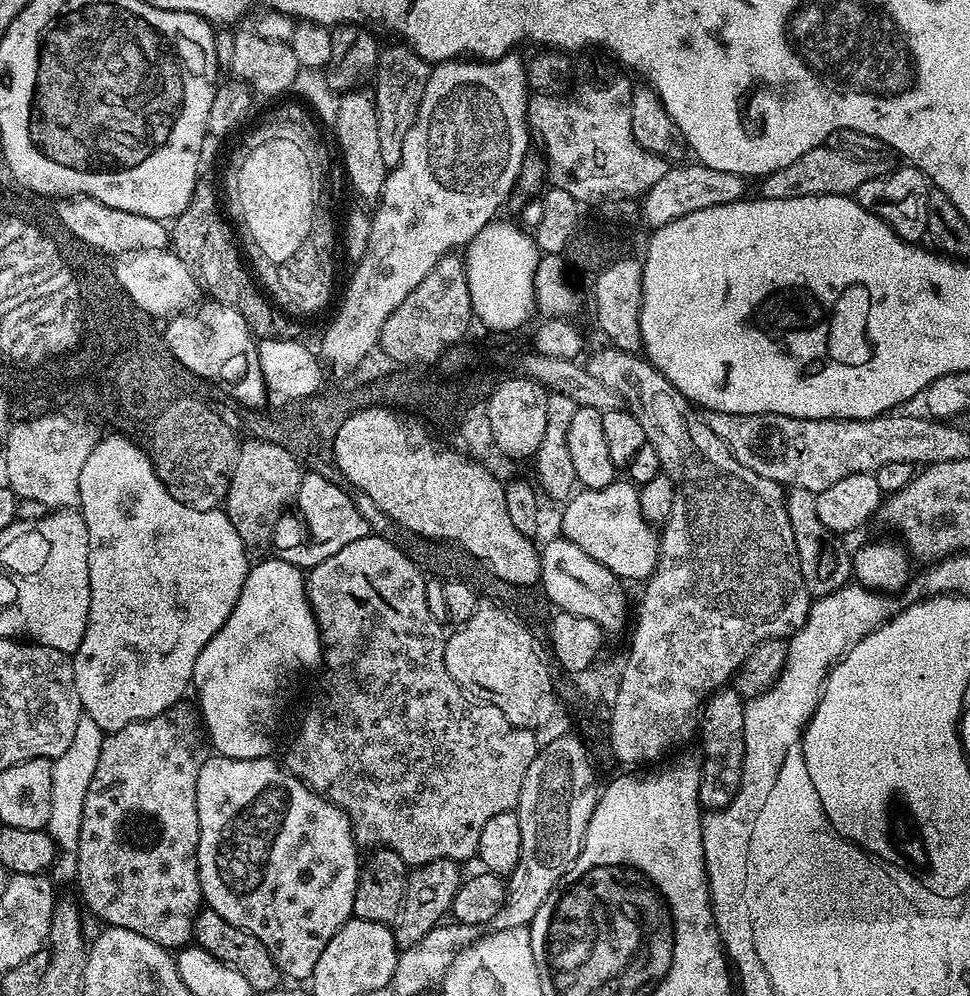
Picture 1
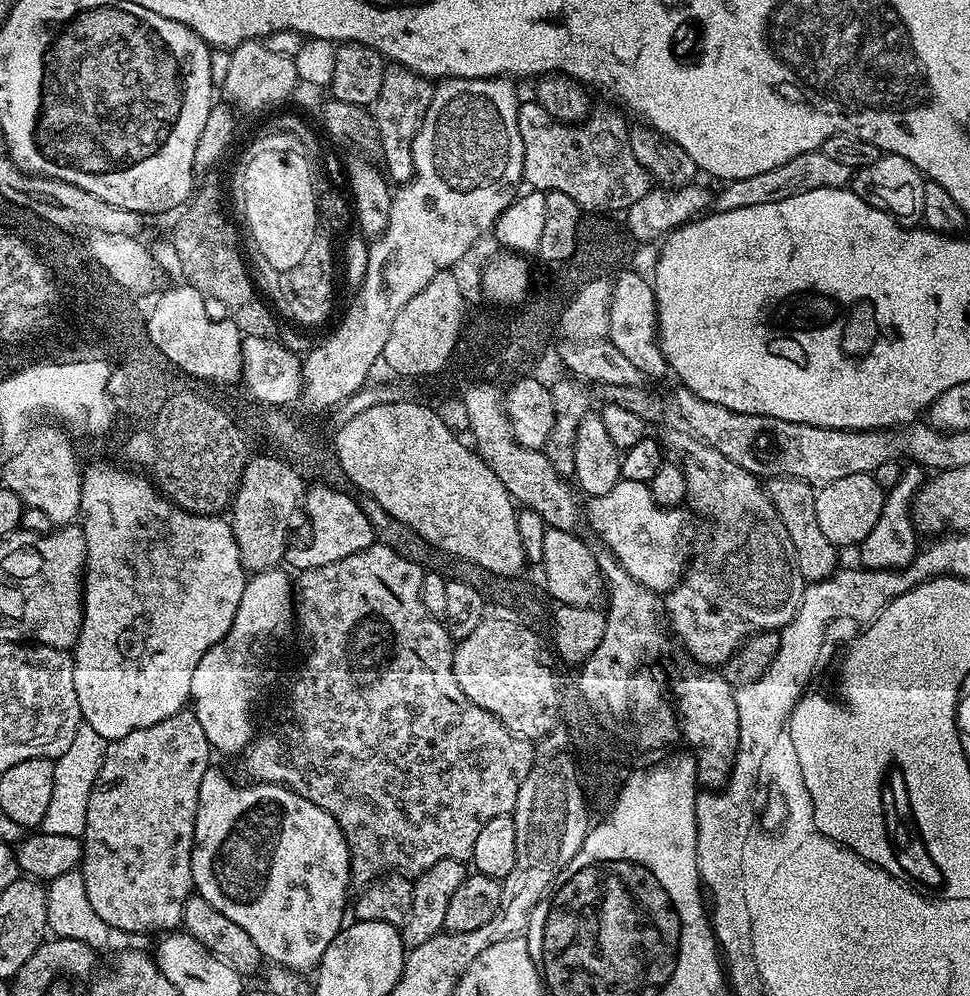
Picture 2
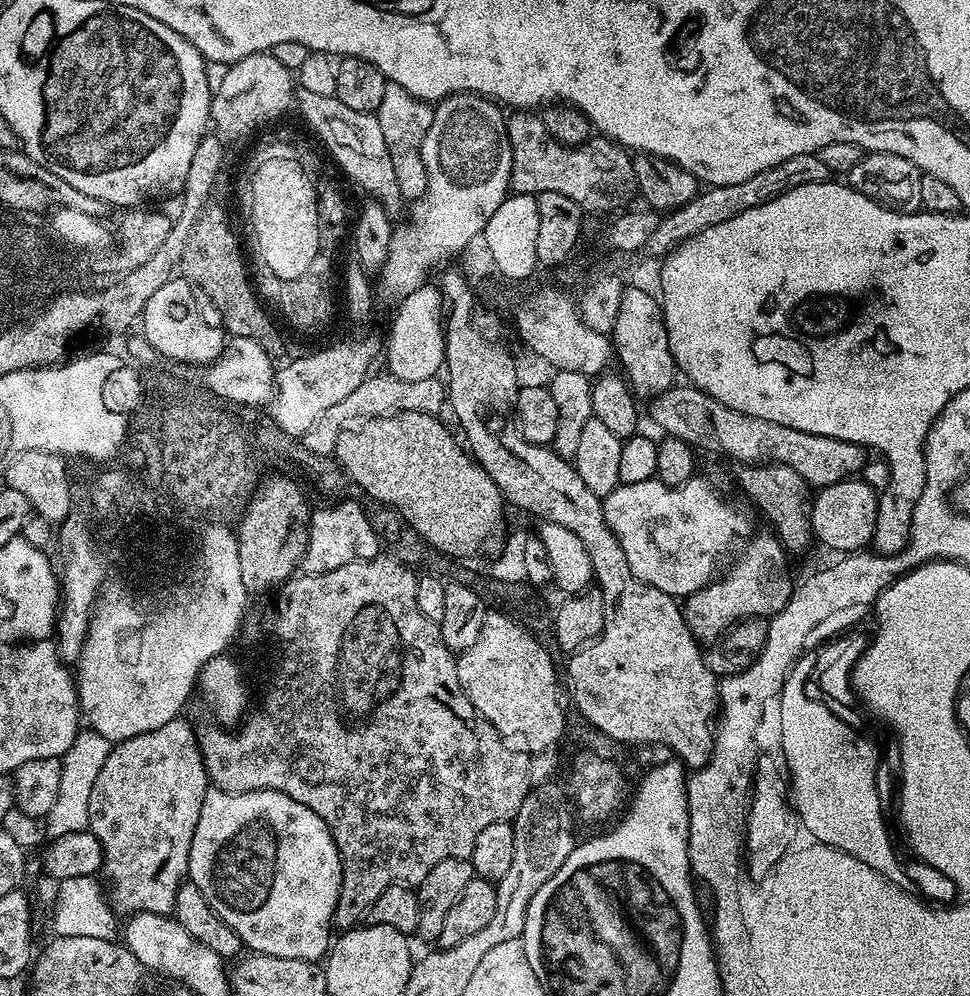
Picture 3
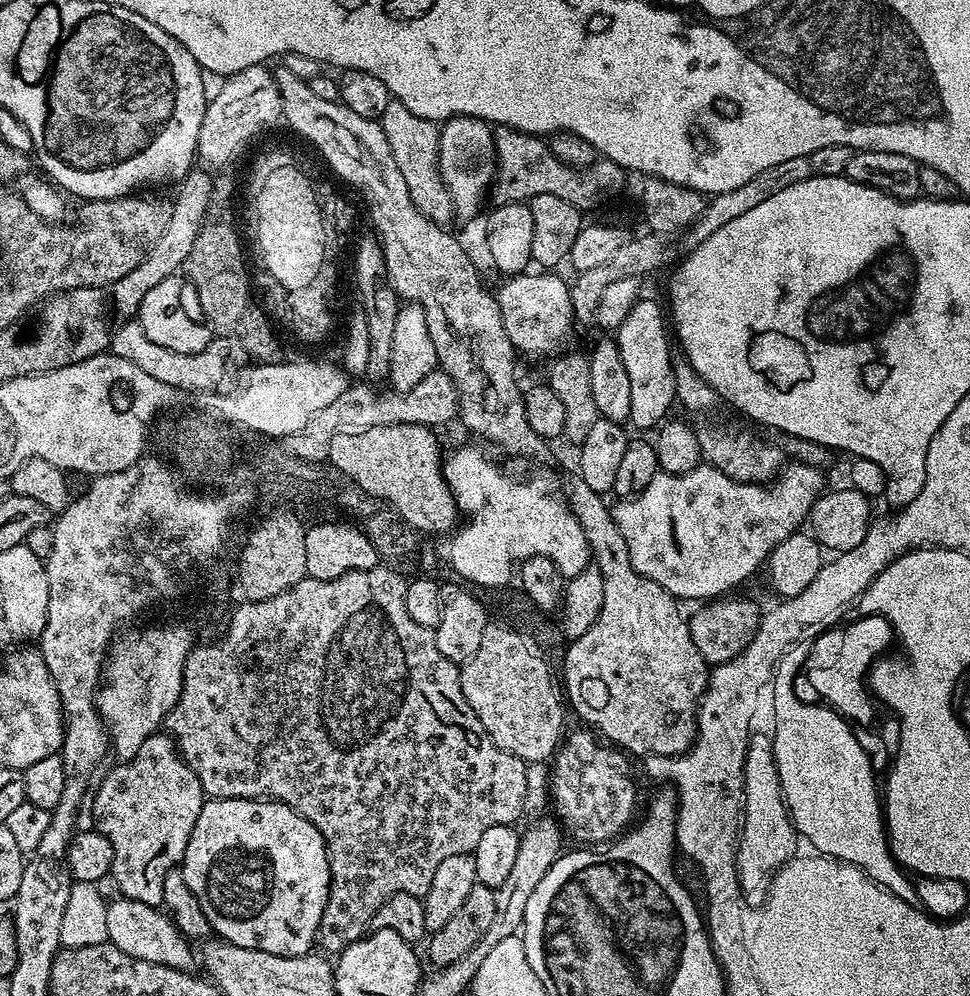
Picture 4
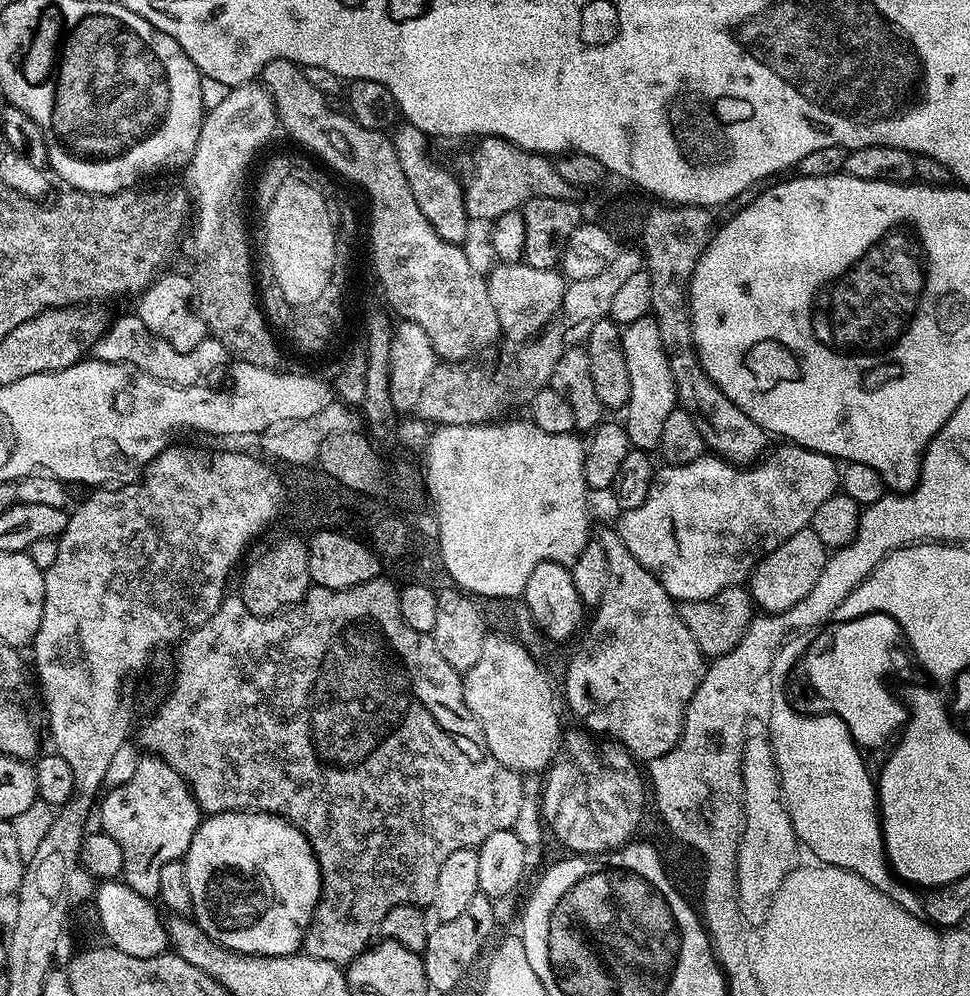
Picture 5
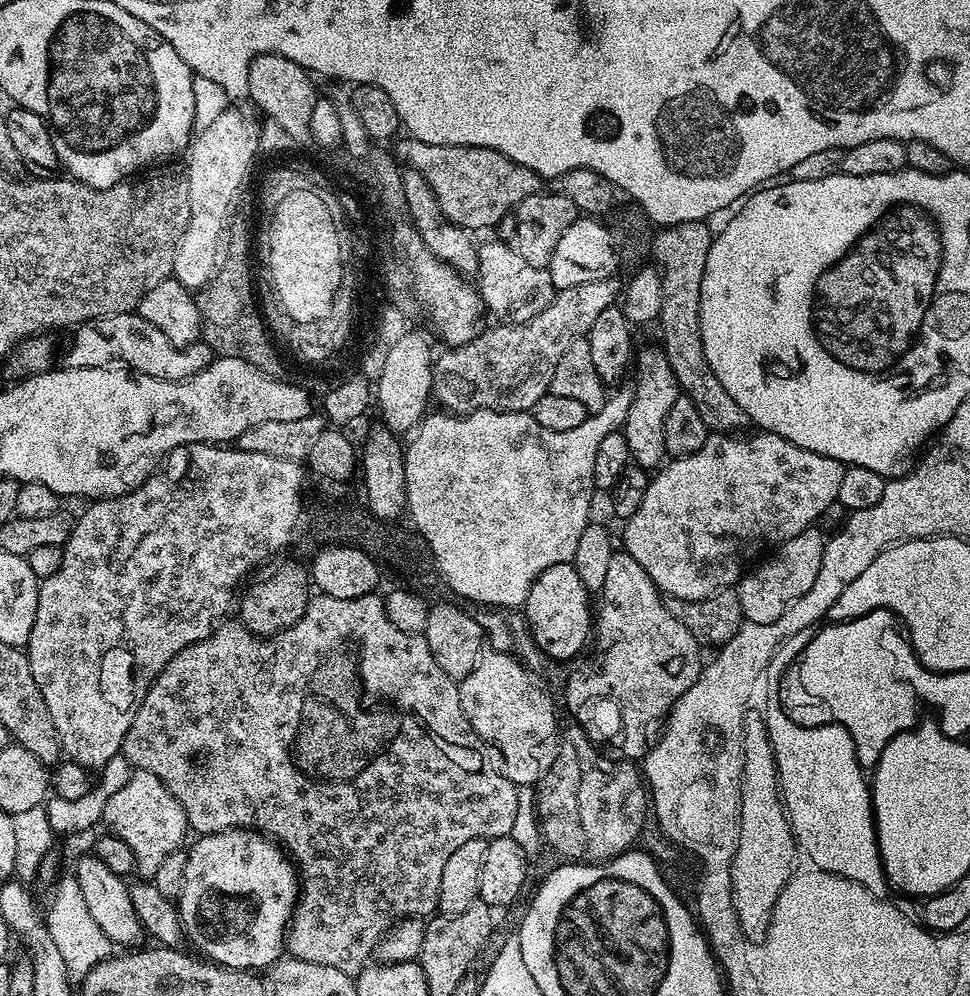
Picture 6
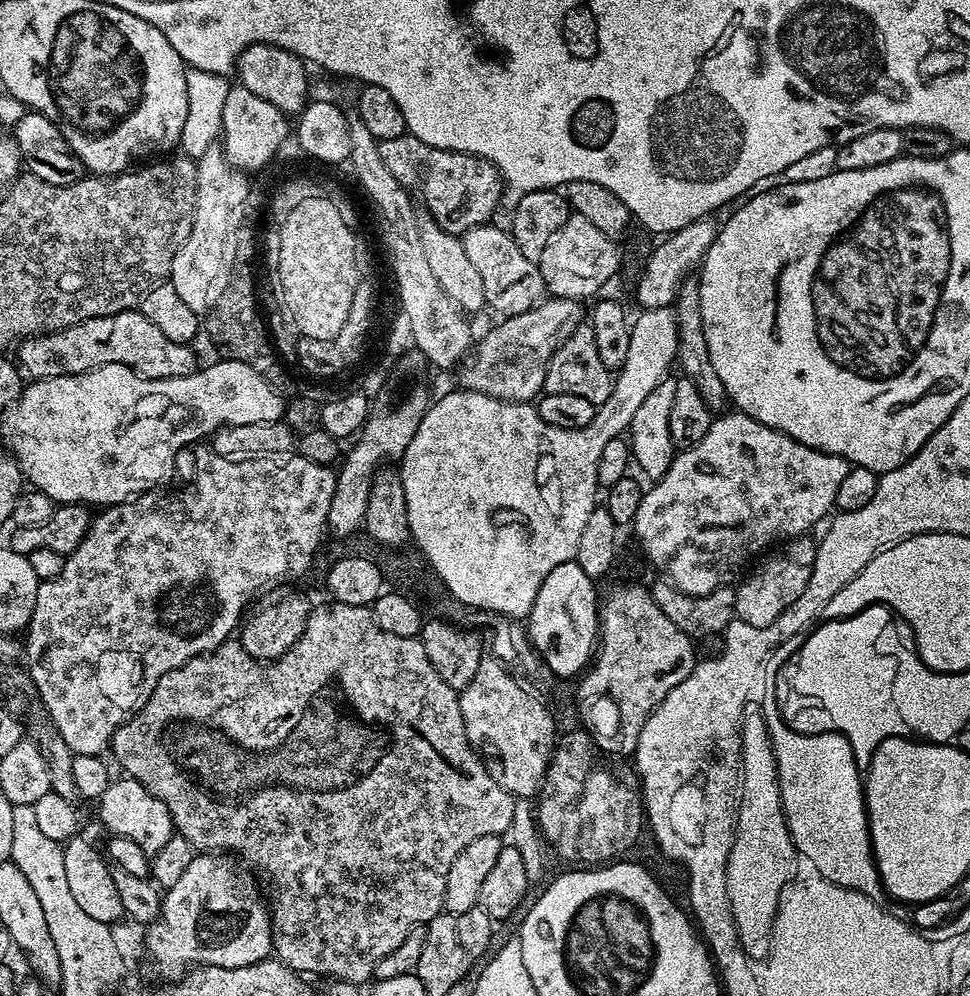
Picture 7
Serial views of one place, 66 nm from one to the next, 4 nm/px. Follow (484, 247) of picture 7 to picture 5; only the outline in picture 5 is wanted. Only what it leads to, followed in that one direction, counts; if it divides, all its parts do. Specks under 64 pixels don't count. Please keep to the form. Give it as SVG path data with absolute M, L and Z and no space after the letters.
M523 262L497 263L497 268L487 273L490 302L494 302L494 314L498 314L501 333L531 338L545 328L549 320L559 313L564 297L566 280L556 270L534 270Z

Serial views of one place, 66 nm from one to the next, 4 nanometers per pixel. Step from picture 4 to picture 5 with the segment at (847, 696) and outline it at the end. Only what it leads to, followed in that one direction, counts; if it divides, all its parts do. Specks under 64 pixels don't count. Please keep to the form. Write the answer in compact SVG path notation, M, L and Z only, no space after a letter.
M871 612L868 614L868 620L860 620L856 618L856 624L851 624L850 621L844 620L844 628L839 628L835 622L832 622L832 632L826 632L825 636L820 636L820 640L816 640L816 648L812 648L812 656L808 656L808 672L812 672L812 680L816 680L816 688L820 688L820 692L824 692L824 696L828 696L828 700L832 700L832 704L836 704L836 712L840 712L840 716L844 716L844 720L848 720L848 724L852 724L852 732L856 732L856 736L860 740L860 745L862 746L878 746L883 749L885 747L888 739L891 741L893 736L896 734L896 724L900 724L900 716L904 716L904 712L900 712L900 700L892 700L892 696L888 696L888 688L884 688L884 676L895 676L897 674L903 673L905 671L904 668L907 666L909 660L910 664L910 652L906 647L906 641L904 638L904 631L900 629L900 623L895 620L892 616L887 616L886 614L882 614L881 612Z

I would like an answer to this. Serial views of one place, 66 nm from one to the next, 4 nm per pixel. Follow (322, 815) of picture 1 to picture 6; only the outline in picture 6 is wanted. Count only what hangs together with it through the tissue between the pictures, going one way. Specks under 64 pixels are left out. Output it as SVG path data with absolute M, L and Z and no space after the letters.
M228 828L224 832L210 832L199 837L200 840L193 848L187 849L188 861L186 862L186 878L178 897L178 909L181 922L184 926L185 937L197 948L195 951L201 957L207 958L213 964L219 964L221 968L235 968L237 970L260 970L256 968L271 969L278 960L285 955L286 937L288 926L292 922L292 911L300 898L300 885L302 883L298 869L291 859L286 855L285 849L275 839L261 834L256 830L247 828Z

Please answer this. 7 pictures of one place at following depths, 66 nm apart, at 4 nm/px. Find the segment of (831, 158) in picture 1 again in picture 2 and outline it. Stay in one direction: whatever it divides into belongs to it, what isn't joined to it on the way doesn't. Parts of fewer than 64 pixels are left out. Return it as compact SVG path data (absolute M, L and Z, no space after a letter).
M819 150L798 154L798 158L790 158L790 162L782 162L782 166L774 166L774 170L766 170L762 174L754 174L751 178L729 180L723 185L721 192L714 196L715 211L738 210L742 206L762 206L766 202L782 202L782 198L790 198L794 194L806 194L806 190L822 190L823 188L842 188L849 183L850 170L842 166L842 162L834 162L826 158Z

